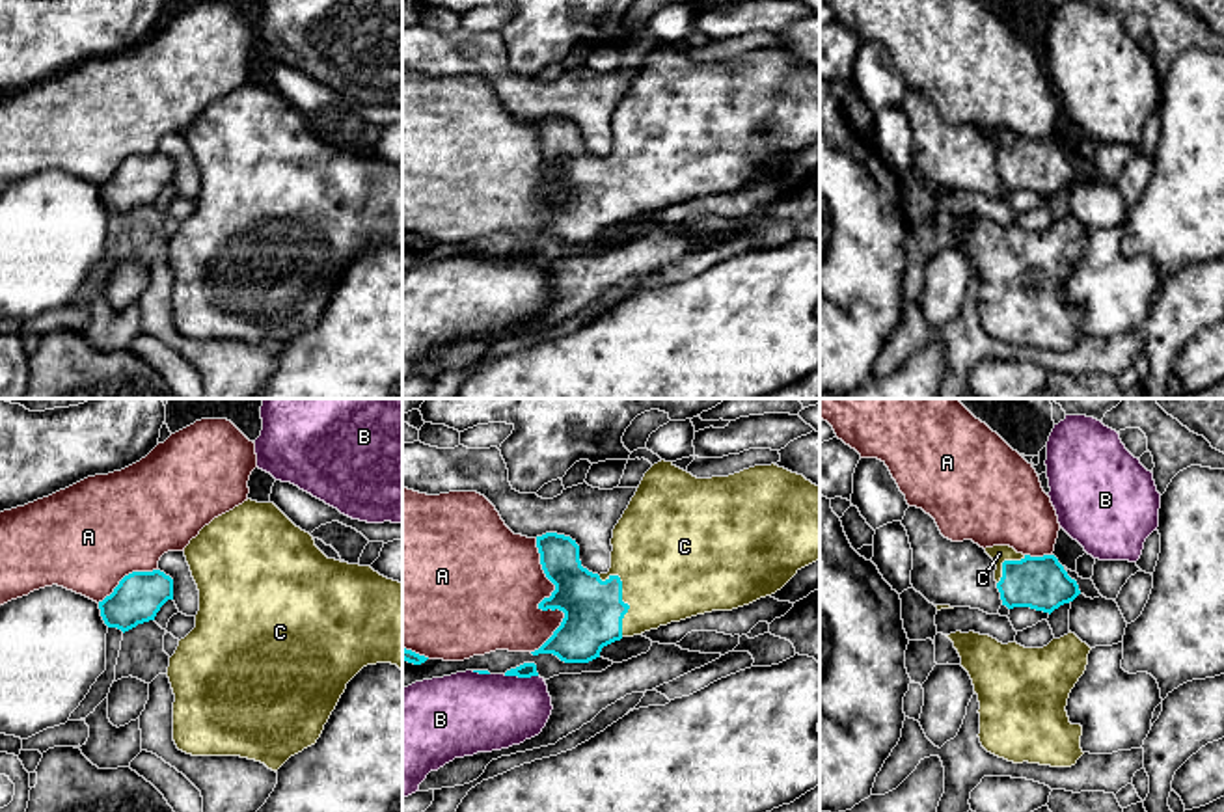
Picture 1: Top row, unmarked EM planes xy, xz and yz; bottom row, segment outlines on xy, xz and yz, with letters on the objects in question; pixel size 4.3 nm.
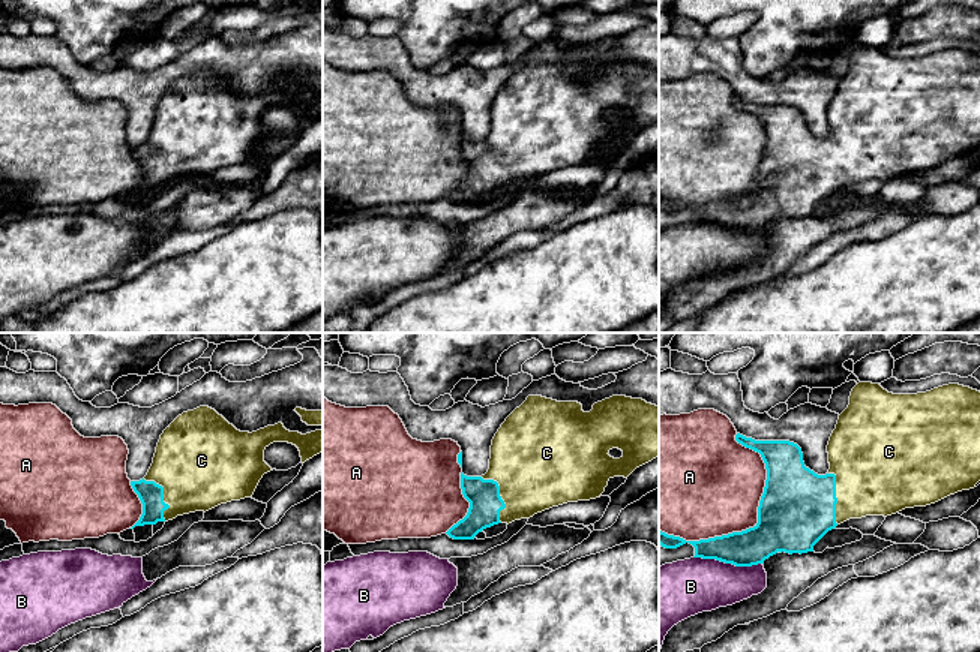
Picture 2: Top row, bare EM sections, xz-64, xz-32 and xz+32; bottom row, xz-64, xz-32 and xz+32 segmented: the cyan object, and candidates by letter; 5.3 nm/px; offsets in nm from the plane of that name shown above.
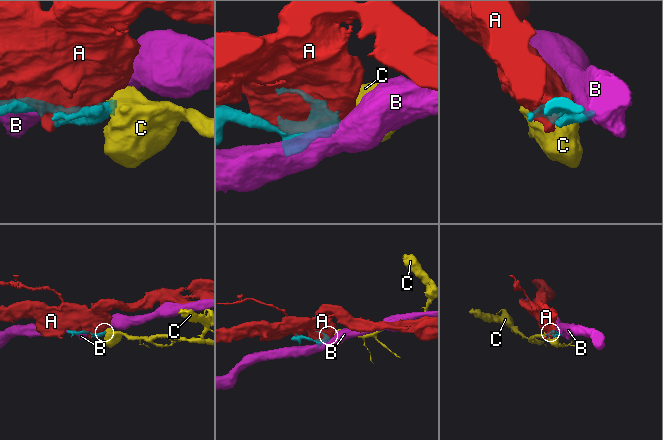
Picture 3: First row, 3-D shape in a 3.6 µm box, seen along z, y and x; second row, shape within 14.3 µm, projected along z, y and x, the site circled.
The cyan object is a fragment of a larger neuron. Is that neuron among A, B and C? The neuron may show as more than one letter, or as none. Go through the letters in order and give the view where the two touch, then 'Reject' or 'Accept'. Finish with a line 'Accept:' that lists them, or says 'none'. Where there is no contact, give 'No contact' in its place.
A: Touches cyan in xz. Reject
B: Touches cyan in xz. Reject
C: Touches cyan in xz. Accept
Accept: C

